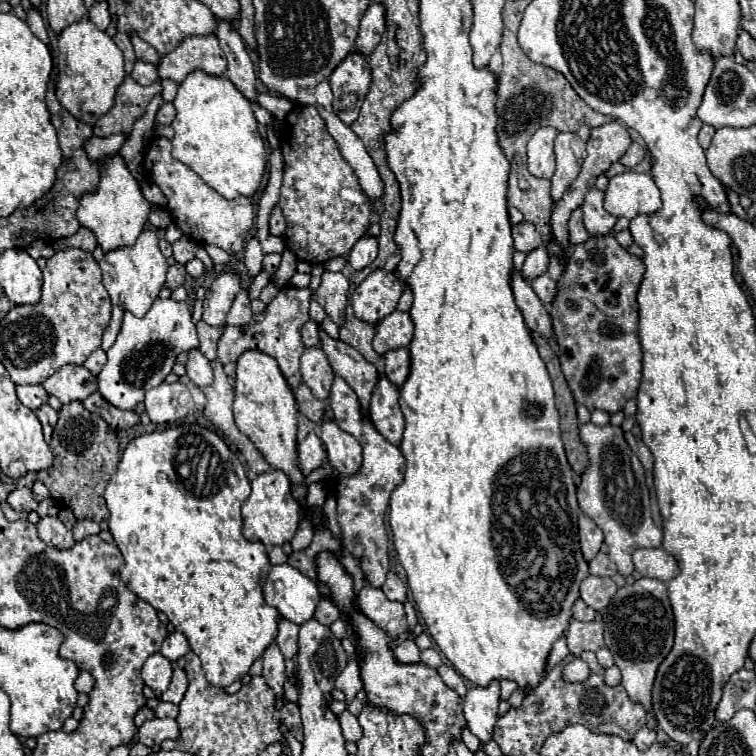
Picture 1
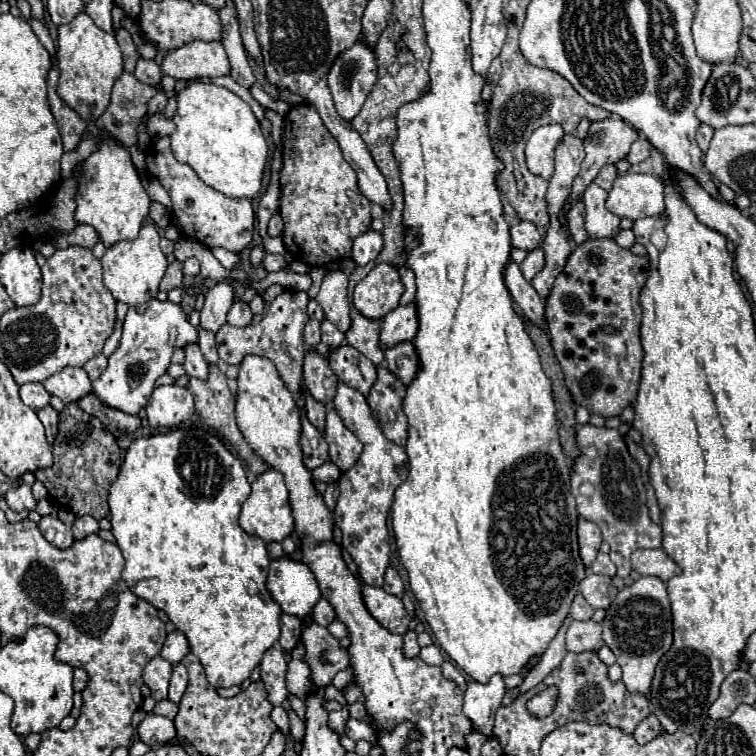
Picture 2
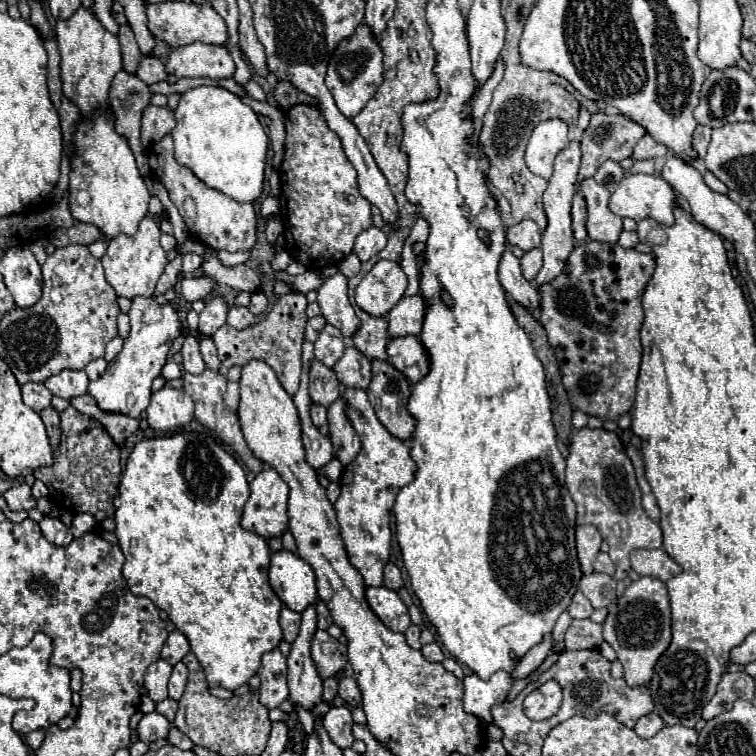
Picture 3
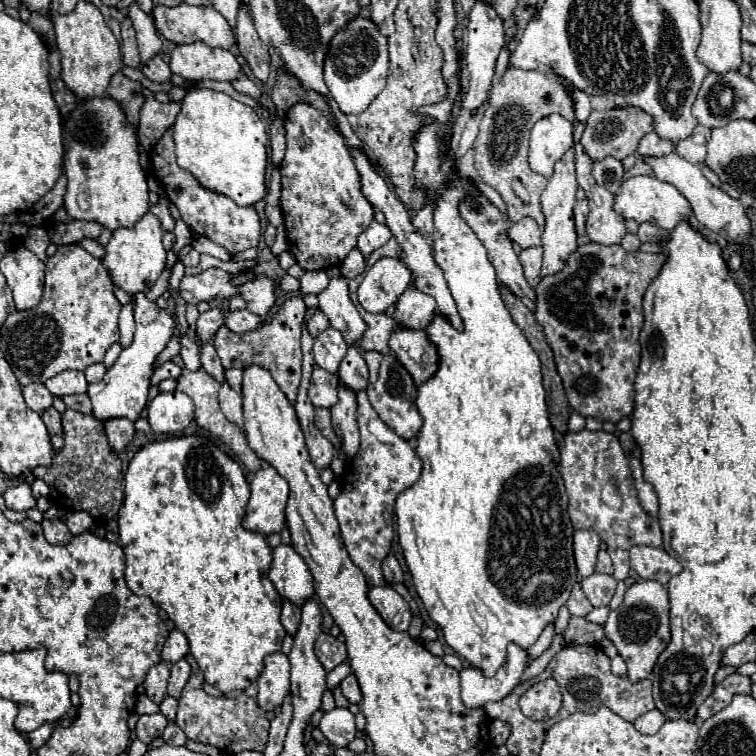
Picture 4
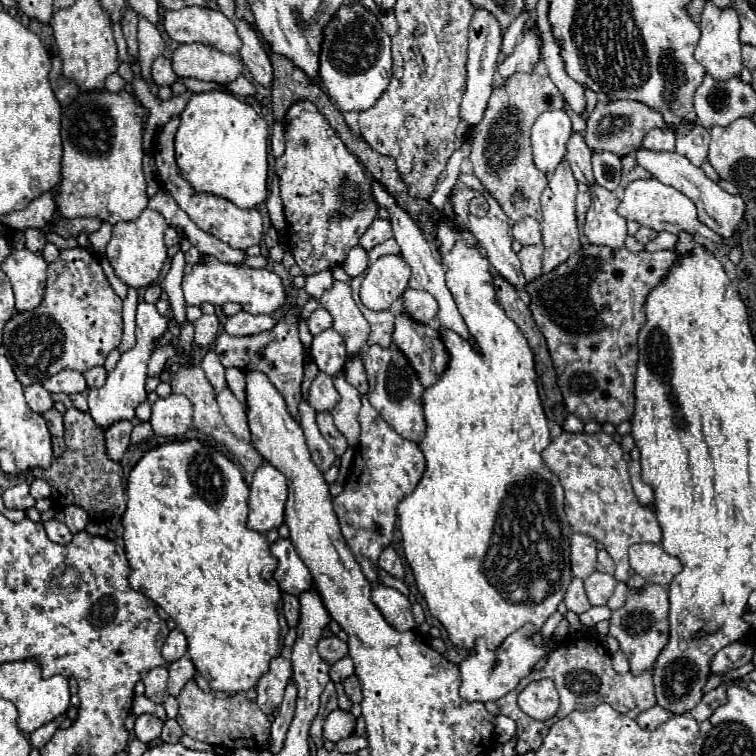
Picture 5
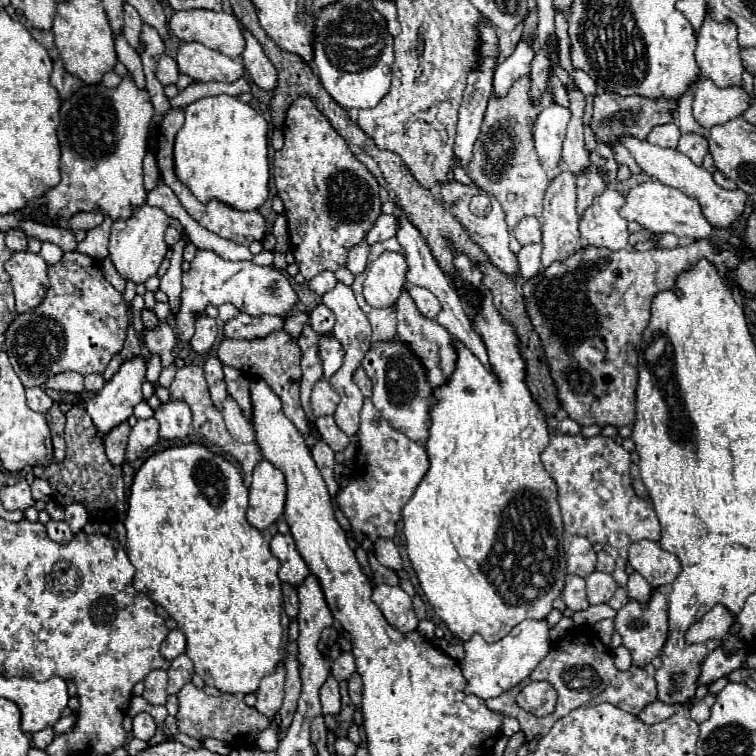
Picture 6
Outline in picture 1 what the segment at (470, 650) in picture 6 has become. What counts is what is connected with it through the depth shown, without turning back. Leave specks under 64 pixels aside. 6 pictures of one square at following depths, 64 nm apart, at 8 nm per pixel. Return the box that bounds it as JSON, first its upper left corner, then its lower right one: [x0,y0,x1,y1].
[464,680,500,742]

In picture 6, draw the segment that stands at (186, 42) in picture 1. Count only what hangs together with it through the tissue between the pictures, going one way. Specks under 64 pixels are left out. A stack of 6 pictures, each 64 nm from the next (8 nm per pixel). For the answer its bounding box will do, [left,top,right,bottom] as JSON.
[176,42,244,82]

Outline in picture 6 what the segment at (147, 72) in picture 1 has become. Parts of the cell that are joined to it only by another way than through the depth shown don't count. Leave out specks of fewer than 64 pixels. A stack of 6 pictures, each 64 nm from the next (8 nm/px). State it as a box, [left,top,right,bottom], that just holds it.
[156,54,180,86]

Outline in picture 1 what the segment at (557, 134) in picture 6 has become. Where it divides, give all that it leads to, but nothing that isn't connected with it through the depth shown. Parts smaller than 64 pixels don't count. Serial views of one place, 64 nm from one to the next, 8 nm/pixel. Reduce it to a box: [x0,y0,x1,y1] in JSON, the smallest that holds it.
[528,128,556,178]

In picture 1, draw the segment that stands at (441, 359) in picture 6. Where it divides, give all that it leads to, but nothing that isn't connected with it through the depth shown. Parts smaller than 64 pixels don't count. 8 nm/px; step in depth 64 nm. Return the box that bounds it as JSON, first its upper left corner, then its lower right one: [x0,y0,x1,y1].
[384,348,410,386]

